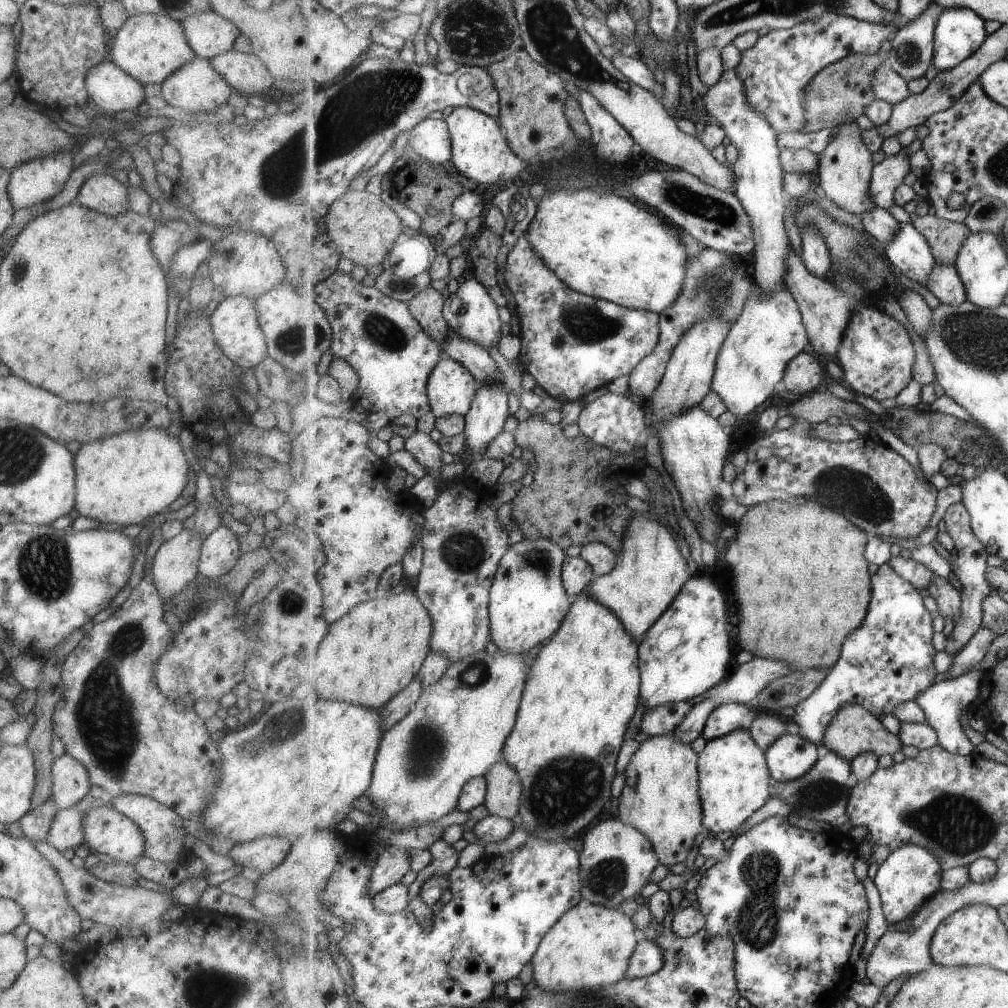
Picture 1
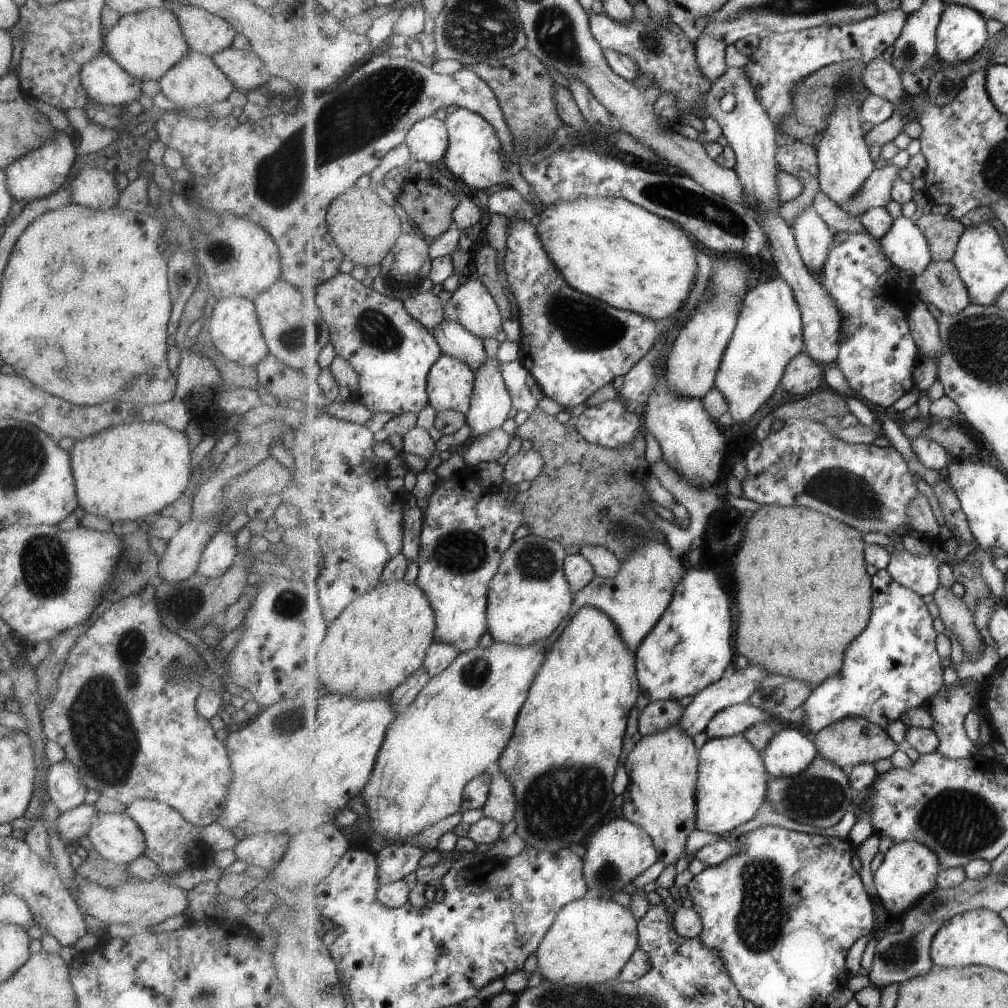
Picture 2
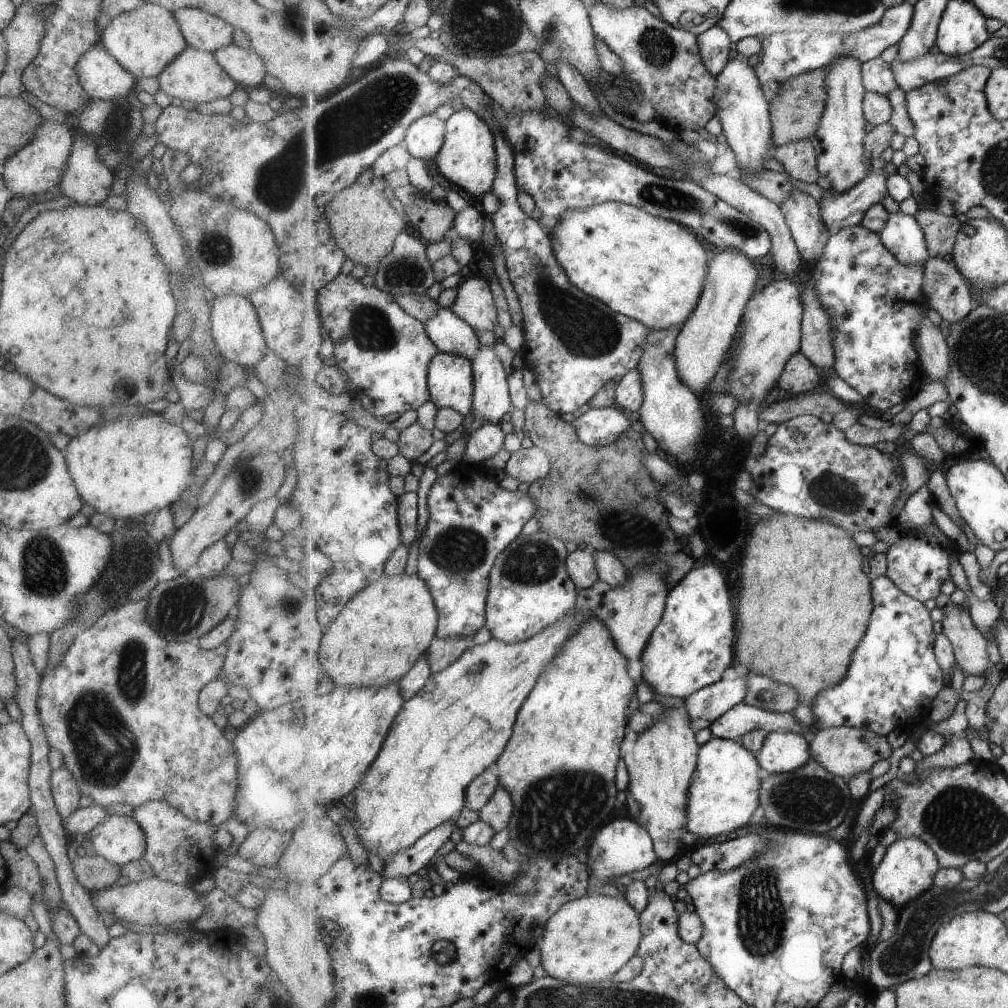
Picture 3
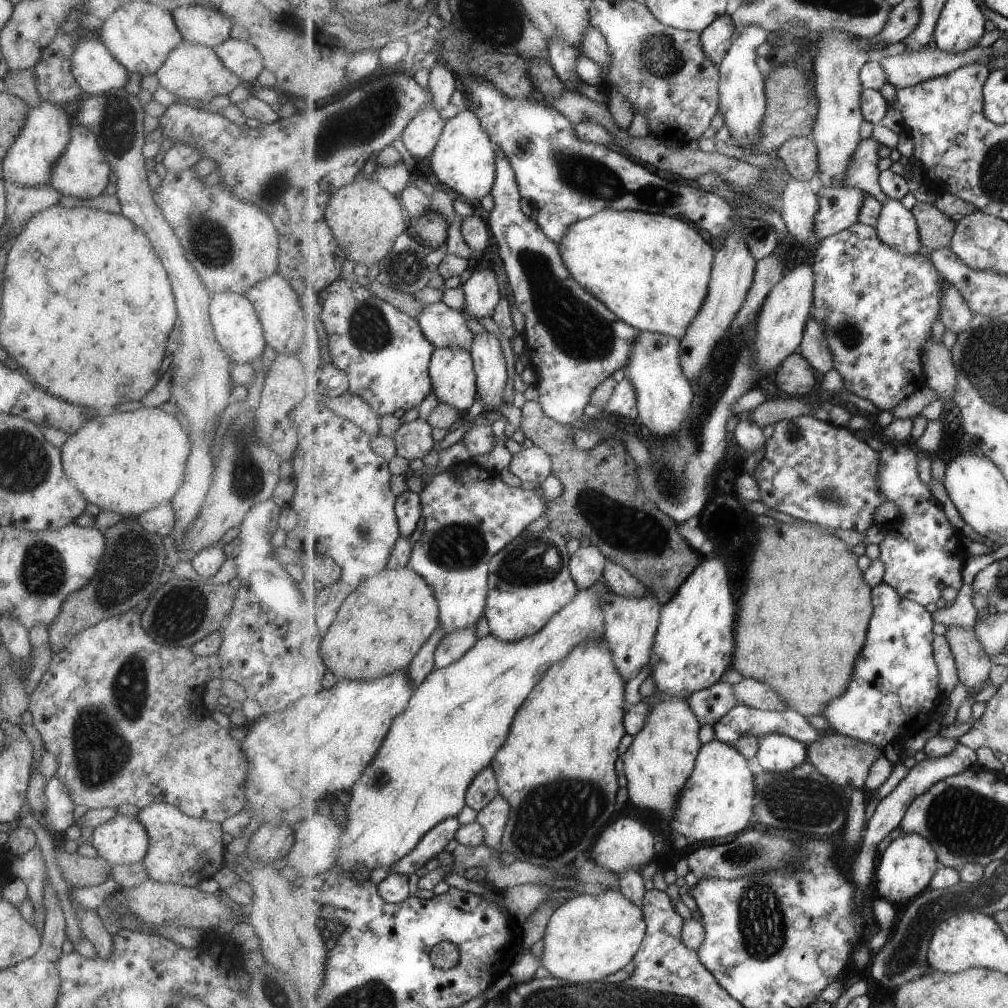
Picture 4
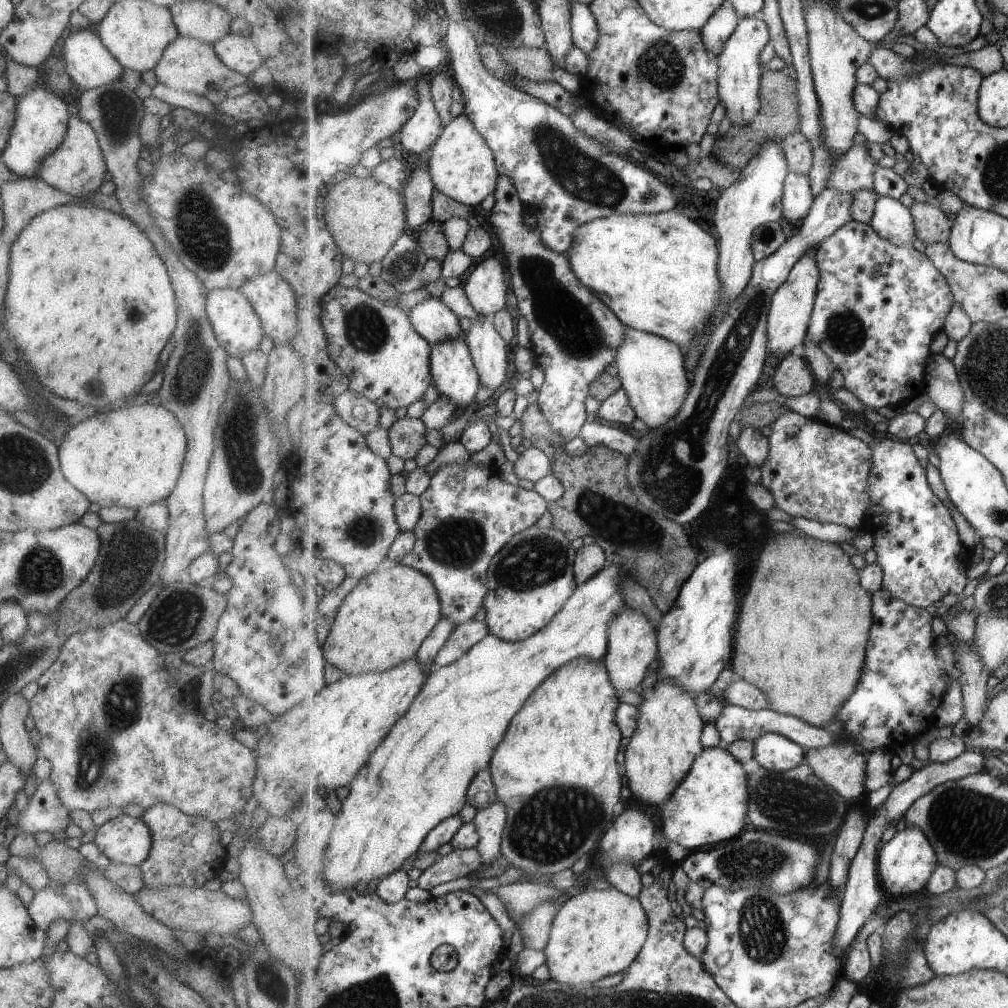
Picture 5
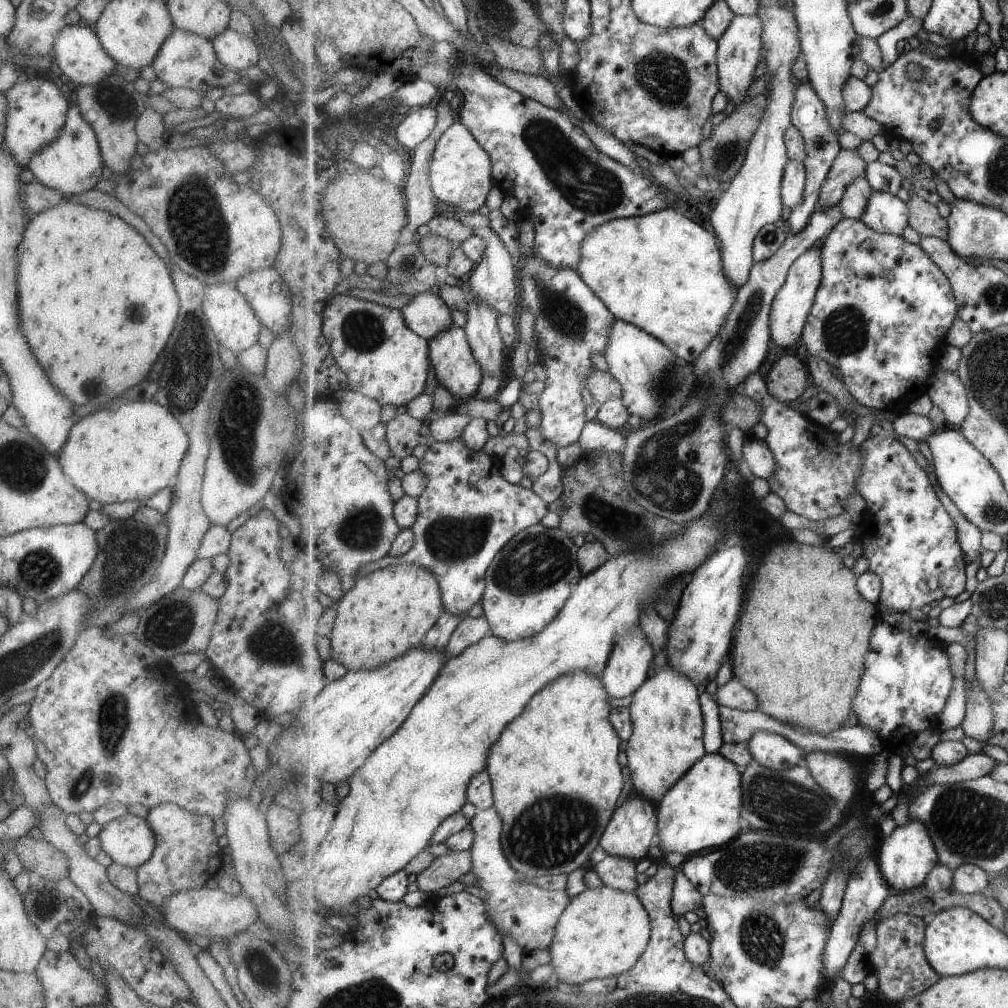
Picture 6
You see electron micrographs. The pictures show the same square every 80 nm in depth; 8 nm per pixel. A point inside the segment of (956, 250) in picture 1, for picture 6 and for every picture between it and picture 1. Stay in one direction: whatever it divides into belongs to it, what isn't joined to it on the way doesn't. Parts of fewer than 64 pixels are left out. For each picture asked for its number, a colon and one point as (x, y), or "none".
2: (943, 233)
3: (941, 231)
4: (937, 230)
5: (932, 225)
6: (927, 219)

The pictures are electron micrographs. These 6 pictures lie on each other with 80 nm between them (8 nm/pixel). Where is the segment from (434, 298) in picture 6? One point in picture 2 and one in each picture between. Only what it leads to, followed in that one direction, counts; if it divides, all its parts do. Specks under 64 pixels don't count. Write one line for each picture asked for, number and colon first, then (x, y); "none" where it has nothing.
2: (455, 340)
3: (451, 333)
4: (445, 327)
5: (433, 318)

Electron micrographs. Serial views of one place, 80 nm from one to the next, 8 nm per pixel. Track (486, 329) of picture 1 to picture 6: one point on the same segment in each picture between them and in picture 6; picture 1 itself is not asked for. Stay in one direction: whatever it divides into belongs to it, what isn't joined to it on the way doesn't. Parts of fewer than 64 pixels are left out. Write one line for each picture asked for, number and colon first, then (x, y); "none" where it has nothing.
2: (472, 304)
3: (476, 304)
4: (482, 292)
5: (486, 287)
6: (495, 281)

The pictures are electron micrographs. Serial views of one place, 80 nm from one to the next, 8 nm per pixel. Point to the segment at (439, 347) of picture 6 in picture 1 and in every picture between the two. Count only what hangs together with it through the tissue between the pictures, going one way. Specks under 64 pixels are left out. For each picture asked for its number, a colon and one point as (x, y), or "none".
1: (452, 388)
2: (451, 382)
3: (451, 379)
4: (454, 378)
5: (455, 373)

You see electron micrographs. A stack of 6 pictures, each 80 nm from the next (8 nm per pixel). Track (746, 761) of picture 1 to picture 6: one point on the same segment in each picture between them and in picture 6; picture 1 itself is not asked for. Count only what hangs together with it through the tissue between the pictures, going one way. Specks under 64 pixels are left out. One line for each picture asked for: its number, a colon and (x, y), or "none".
2: (732, 786)
3: (725, 793)
4: (718, 800)
5: (710, 806)
6: (703, 809)

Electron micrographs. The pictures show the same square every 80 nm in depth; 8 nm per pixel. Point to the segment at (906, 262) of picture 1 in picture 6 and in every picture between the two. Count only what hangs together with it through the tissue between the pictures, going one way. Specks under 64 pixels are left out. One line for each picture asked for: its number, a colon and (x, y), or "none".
2: (906, 244)
3: (904, 237)
4: (898, 227)
5: (893, 220)
6: (886, 213)

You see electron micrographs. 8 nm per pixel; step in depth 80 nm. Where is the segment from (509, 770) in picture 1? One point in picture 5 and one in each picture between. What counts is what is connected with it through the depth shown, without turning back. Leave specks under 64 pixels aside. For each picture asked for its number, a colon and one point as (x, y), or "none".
2: (501, 804)
3: (498, 812)
4: (494, 817)
5: (491, 822)

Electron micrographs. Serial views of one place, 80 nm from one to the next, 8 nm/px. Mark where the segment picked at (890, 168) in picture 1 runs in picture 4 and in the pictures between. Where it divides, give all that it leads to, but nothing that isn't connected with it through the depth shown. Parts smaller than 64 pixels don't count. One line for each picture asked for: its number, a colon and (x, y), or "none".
2: (877, 192)
3: (847, 209)
4: (840, 207)

